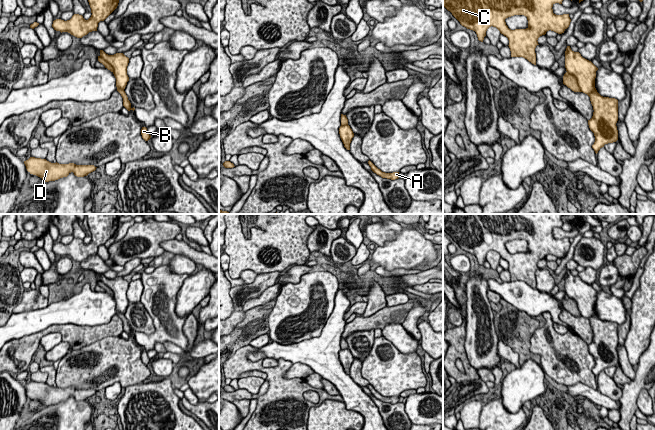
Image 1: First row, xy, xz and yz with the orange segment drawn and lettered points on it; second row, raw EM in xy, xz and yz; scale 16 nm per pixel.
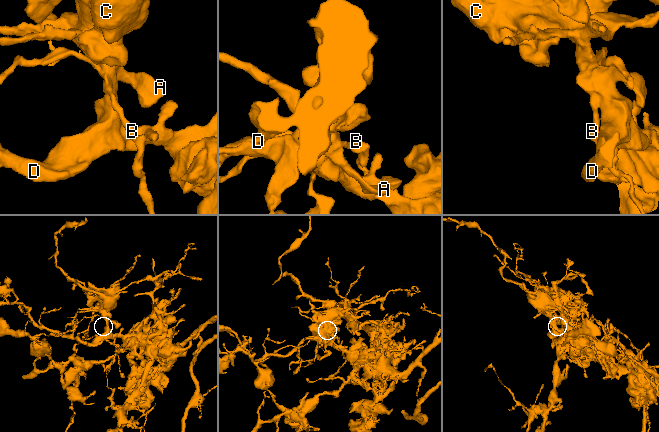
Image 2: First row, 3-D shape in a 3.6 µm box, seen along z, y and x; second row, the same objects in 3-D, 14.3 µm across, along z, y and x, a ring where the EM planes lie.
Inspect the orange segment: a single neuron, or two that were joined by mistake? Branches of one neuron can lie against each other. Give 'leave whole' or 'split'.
split

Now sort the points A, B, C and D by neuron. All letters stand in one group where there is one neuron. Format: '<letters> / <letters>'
A C D / B

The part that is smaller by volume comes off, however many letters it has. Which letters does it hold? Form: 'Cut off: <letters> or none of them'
Cut off: B

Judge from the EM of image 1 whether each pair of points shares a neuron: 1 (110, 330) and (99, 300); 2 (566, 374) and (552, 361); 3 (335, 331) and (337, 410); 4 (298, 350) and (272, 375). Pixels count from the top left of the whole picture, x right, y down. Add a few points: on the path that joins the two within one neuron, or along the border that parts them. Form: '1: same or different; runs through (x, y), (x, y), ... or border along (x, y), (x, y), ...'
1: different; border along (116, 313), (108, 322), (84, 326)
2: same; runs through (563, 370), (556, 363)
3: different; border along (343, 401), (348, 409), (355, 410), (362, 415)
4: different; border along (277, 360), (288, 360), (292, 364)

